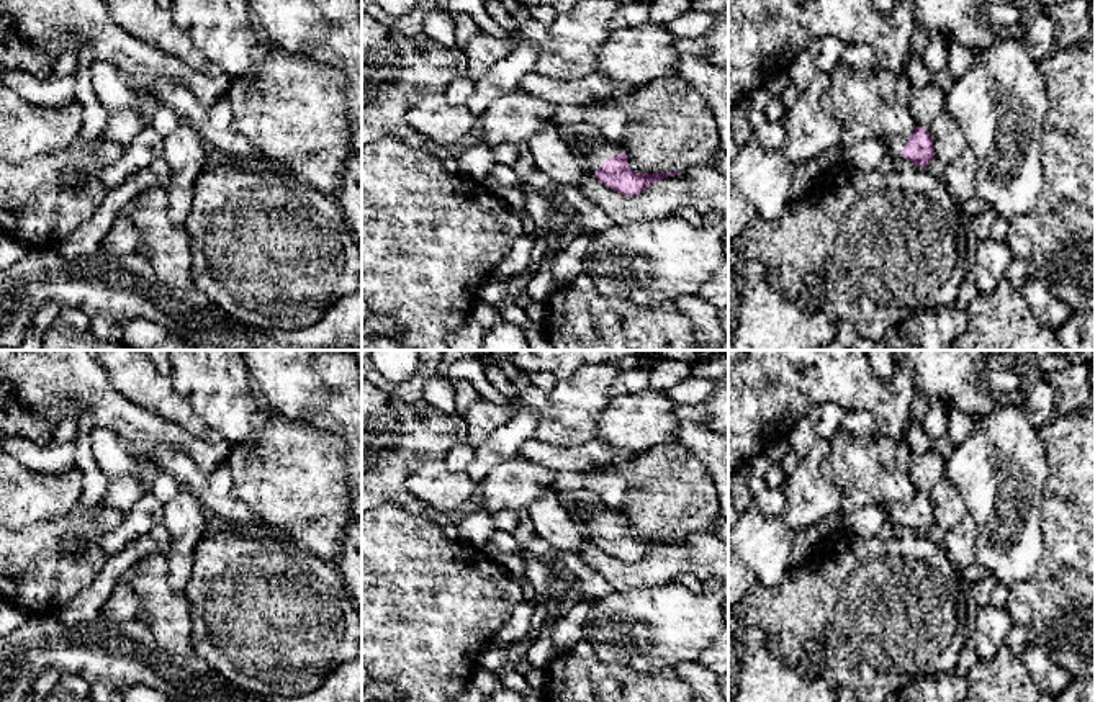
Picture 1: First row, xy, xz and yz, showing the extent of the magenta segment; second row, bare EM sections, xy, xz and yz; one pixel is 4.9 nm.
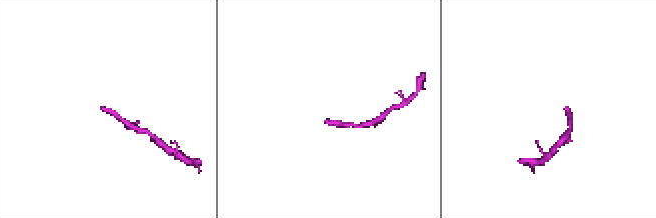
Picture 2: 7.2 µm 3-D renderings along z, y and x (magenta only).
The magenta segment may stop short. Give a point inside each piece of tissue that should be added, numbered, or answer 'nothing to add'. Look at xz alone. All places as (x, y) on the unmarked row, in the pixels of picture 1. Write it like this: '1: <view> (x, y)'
1: xz (593, 521)

